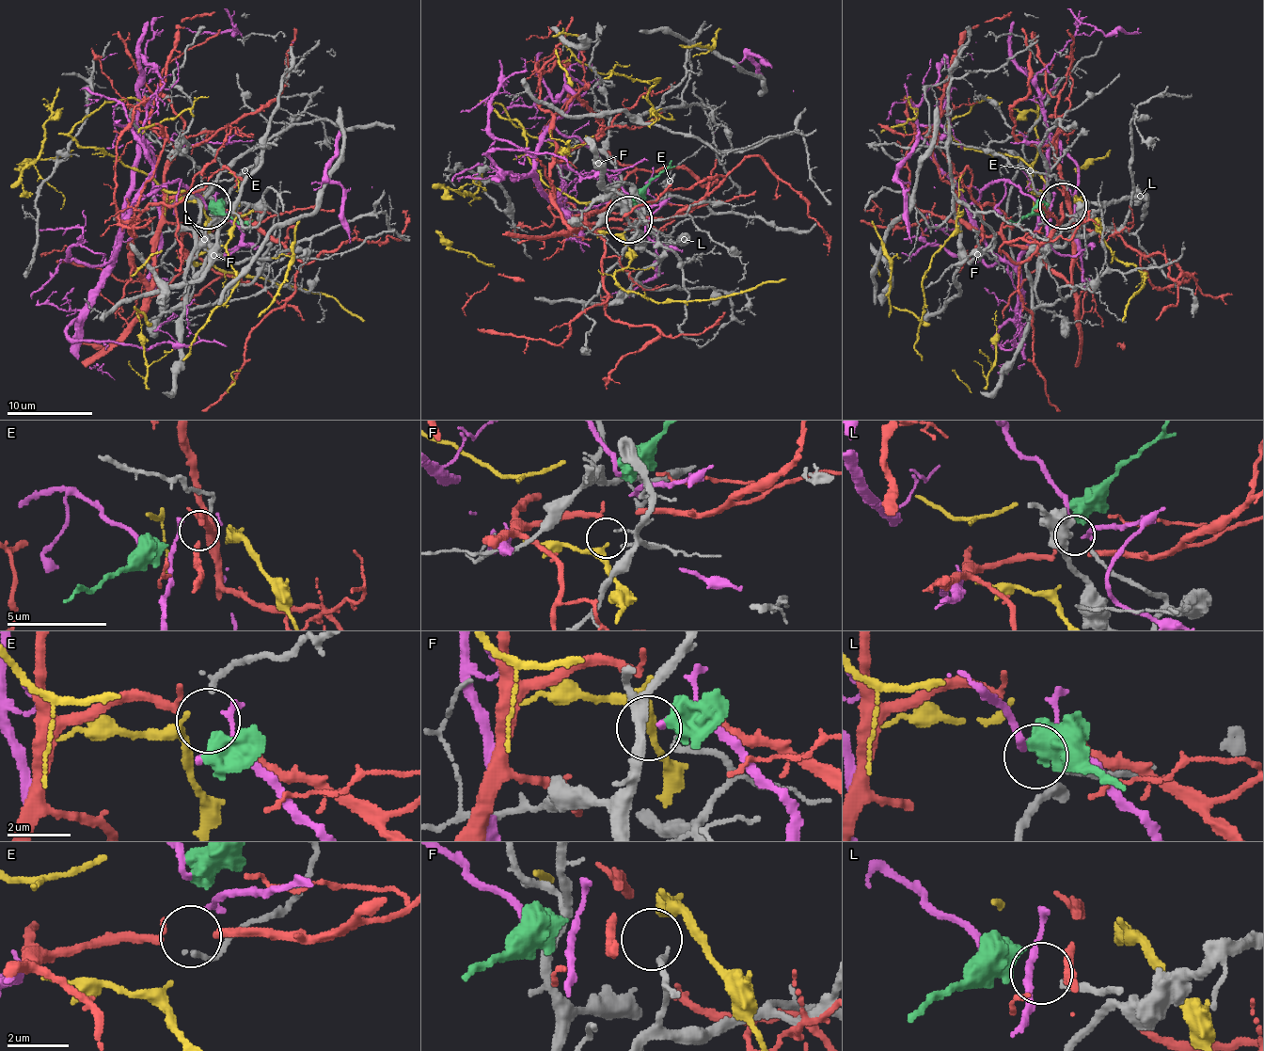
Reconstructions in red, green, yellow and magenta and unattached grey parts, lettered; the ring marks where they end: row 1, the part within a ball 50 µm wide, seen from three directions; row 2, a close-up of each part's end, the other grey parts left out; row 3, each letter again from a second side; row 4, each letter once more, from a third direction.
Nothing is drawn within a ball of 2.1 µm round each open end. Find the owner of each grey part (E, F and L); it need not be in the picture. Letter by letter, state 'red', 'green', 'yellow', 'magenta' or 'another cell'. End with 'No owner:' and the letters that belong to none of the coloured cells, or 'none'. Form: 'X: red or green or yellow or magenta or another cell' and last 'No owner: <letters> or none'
E: red
F: another cell
L: green
No owner: F

